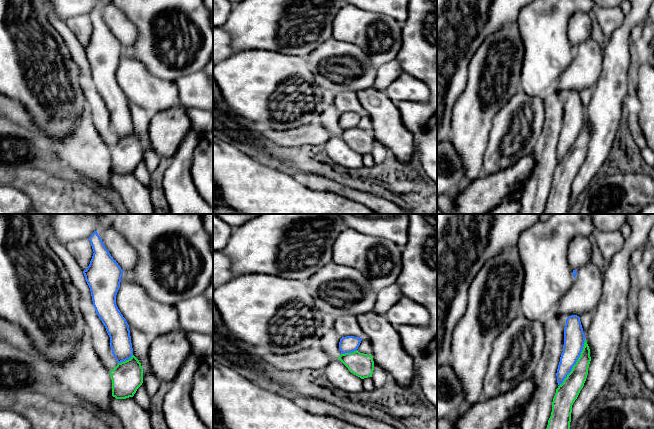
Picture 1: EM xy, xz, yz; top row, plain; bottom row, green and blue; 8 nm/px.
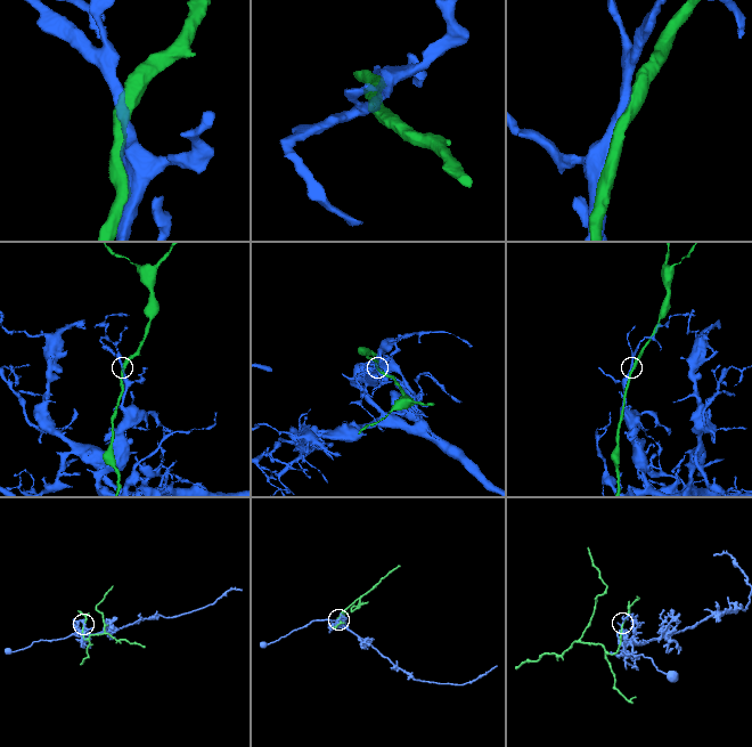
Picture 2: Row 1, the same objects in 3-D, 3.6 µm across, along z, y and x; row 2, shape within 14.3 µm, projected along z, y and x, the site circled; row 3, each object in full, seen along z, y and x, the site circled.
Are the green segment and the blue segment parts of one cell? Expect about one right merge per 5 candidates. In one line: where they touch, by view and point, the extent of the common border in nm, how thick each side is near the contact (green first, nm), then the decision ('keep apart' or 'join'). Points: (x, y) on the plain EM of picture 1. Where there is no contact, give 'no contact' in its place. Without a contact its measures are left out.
meets green in yz at (576, 138); contact 440 nm long; 170 nm thick on the green side, 180 nm on the other; keep apart

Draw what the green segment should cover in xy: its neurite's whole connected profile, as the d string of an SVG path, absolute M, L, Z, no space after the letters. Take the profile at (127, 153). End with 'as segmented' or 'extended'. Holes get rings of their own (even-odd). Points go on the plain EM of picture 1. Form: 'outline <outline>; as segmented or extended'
outline M134 131L130 135L118 139L110 147L110 150L112 156L112 172L116 175L133 173L143 159L143 144Z; as segmented

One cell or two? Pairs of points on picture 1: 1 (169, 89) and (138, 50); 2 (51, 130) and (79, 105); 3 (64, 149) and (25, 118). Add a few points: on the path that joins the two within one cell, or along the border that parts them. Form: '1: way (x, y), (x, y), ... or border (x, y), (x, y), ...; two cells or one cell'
1: border (141, 62), (150, 72), (174, 82); two cells
2: way (58, 123), (72, 109); one cell
3: way (54, 145), (46, 142), (32, 128); one cell

